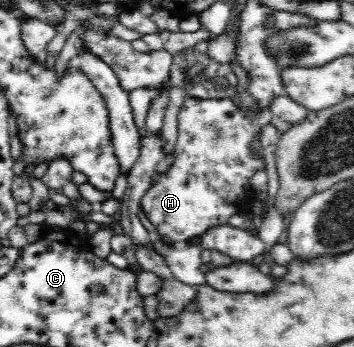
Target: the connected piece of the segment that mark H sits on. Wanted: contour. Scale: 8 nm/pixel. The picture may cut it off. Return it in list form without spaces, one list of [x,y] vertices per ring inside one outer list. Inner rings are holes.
[[[186,98],[179,111],[177,158],[141,200],[141,209],[155,226],[155,232],[162,242],[182,245],[194,236],[201,236],[213,226],[226,225],[230,216],[251,214],[255,195],[250,186],[250,178],[258,170],[265,170],[262,154],[253,152],[253,140],[259,139],[262,128],[270,123],[273,117],[268,109],[250,113],[238,107],[234,98]]]

